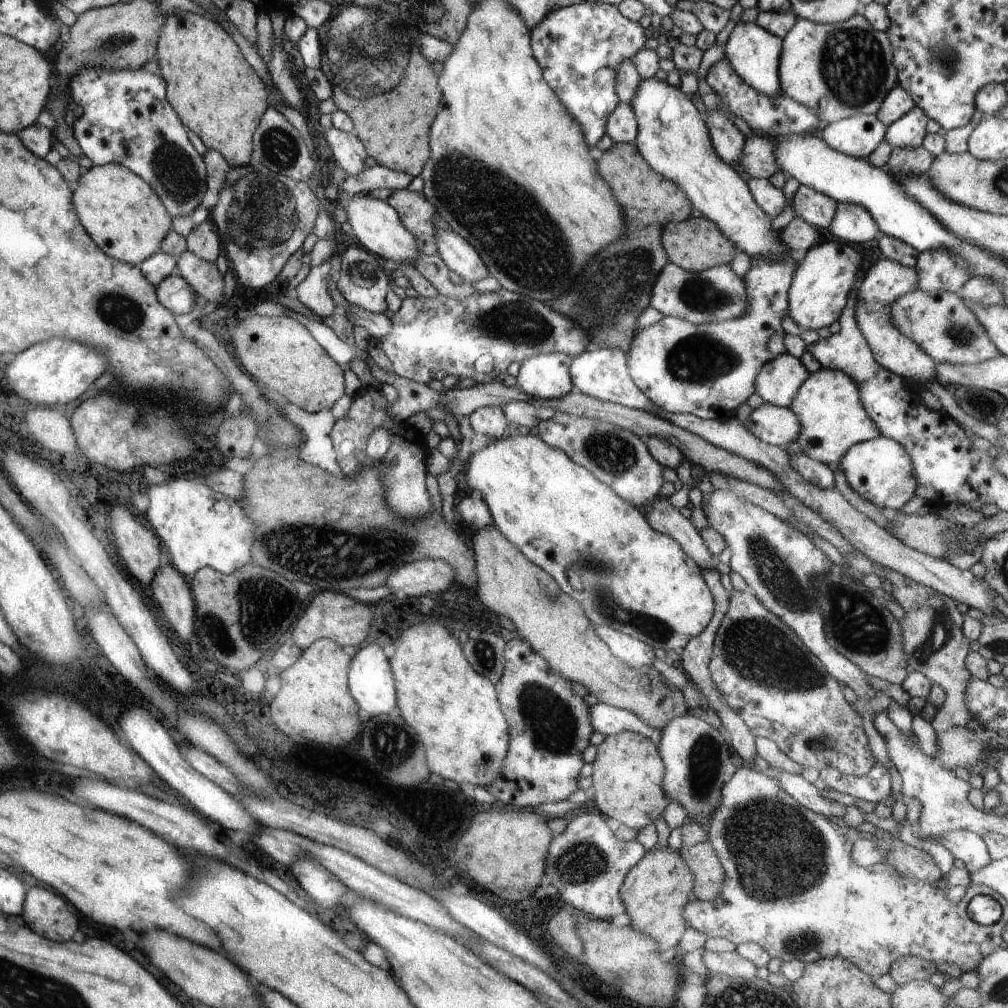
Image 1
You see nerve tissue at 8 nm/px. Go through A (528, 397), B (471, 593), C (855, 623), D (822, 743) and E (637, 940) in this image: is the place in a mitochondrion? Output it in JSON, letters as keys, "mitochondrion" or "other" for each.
{"A":"other","B":"other","C":"mitochondrion","D":"mitochondrion","E":"other"}

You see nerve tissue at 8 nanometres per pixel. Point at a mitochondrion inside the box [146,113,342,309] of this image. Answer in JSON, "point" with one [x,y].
{"point":[260,213]}

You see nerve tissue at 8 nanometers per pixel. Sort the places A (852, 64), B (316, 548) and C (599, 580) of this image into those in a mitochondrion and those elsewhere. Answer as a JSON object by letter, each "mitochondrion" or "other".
{"A":"mitochondrion","B":"mitochondrion","C":"mitochondrion"}

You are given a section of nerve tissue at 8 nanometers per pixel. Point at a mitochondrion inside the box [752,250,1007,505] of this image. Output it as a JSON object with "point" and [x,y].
{"point":[960,334]}

